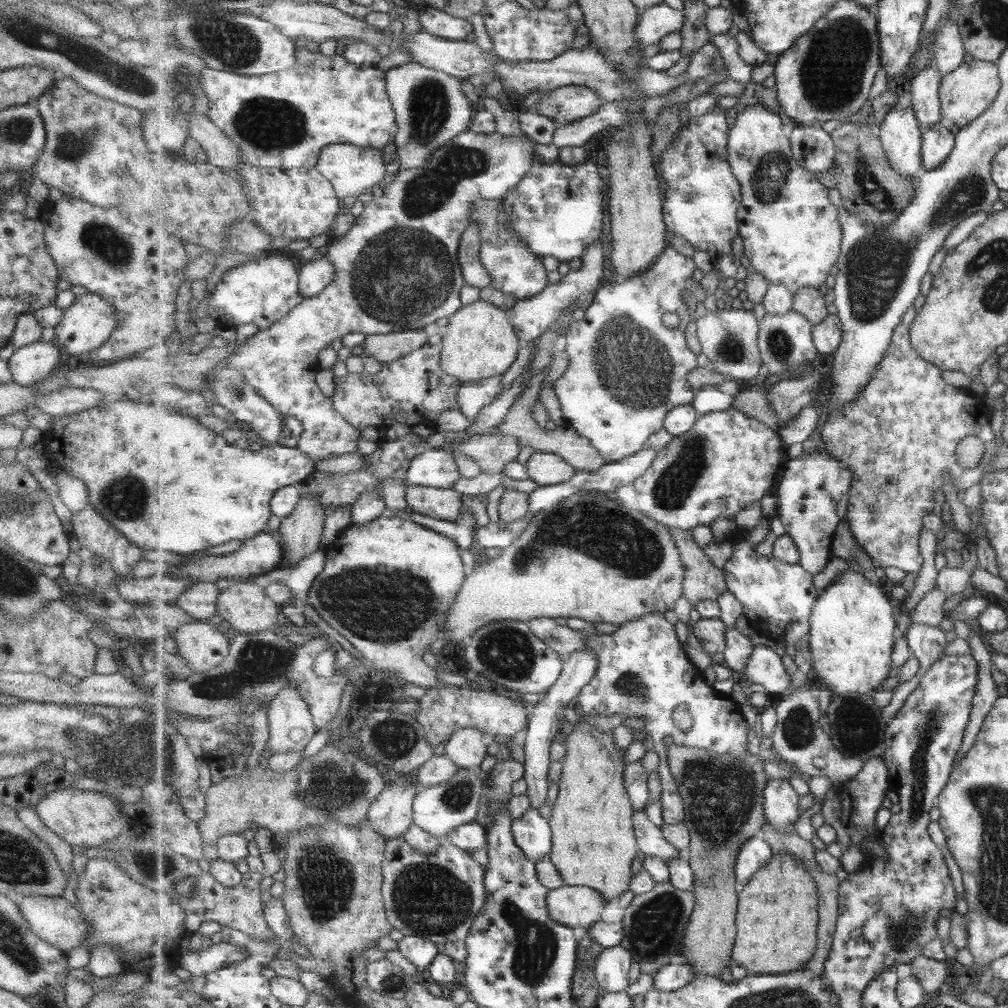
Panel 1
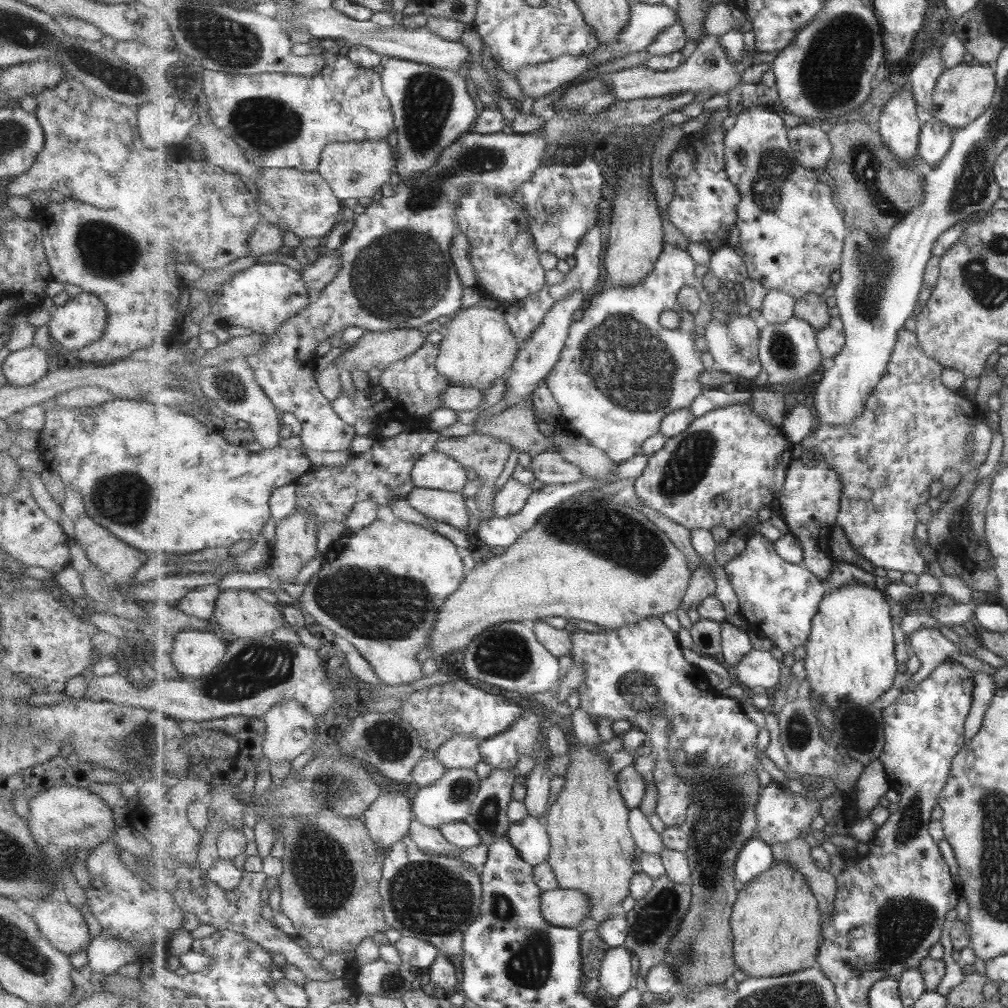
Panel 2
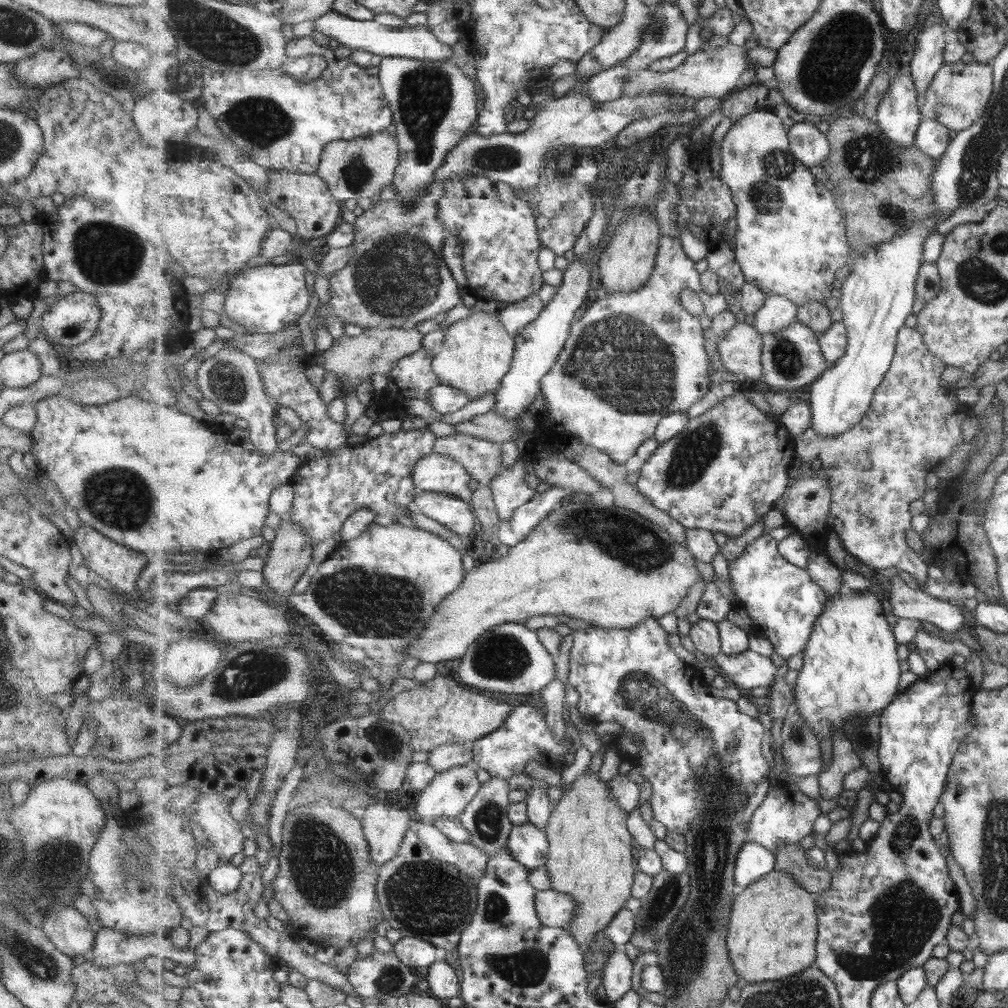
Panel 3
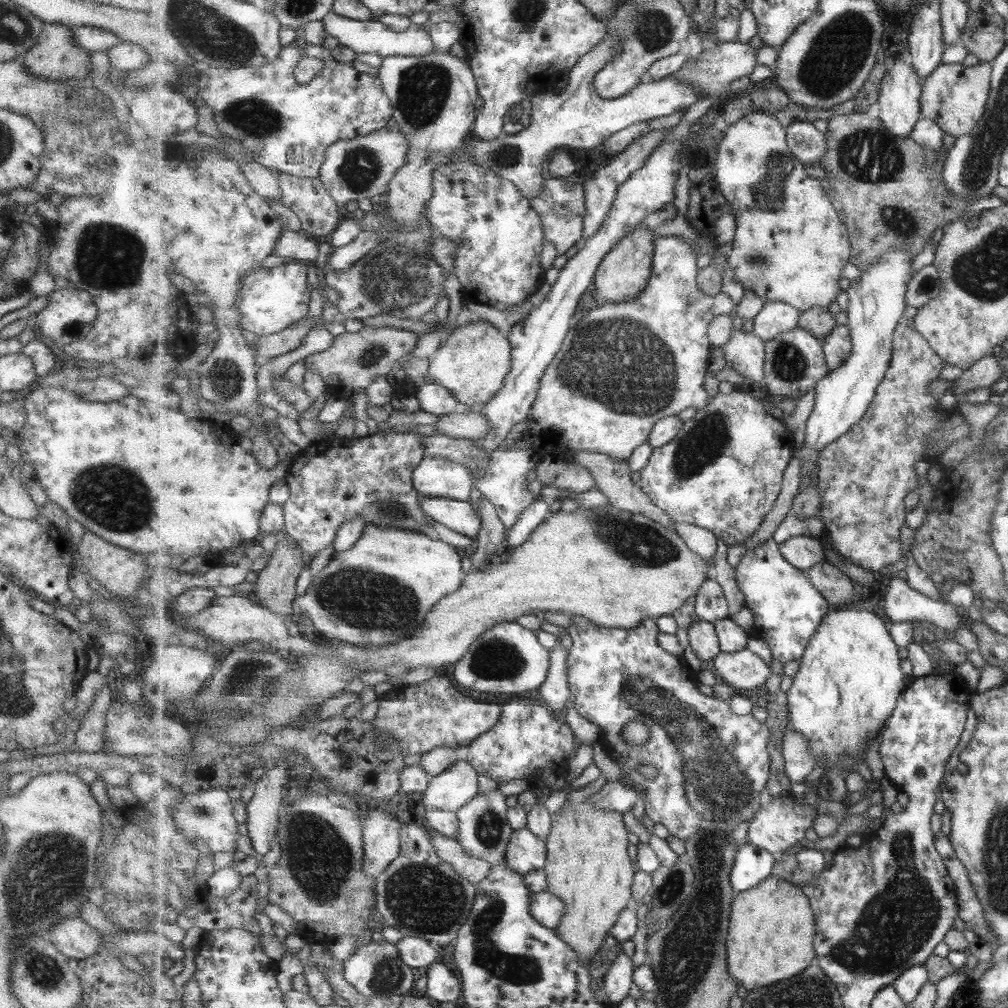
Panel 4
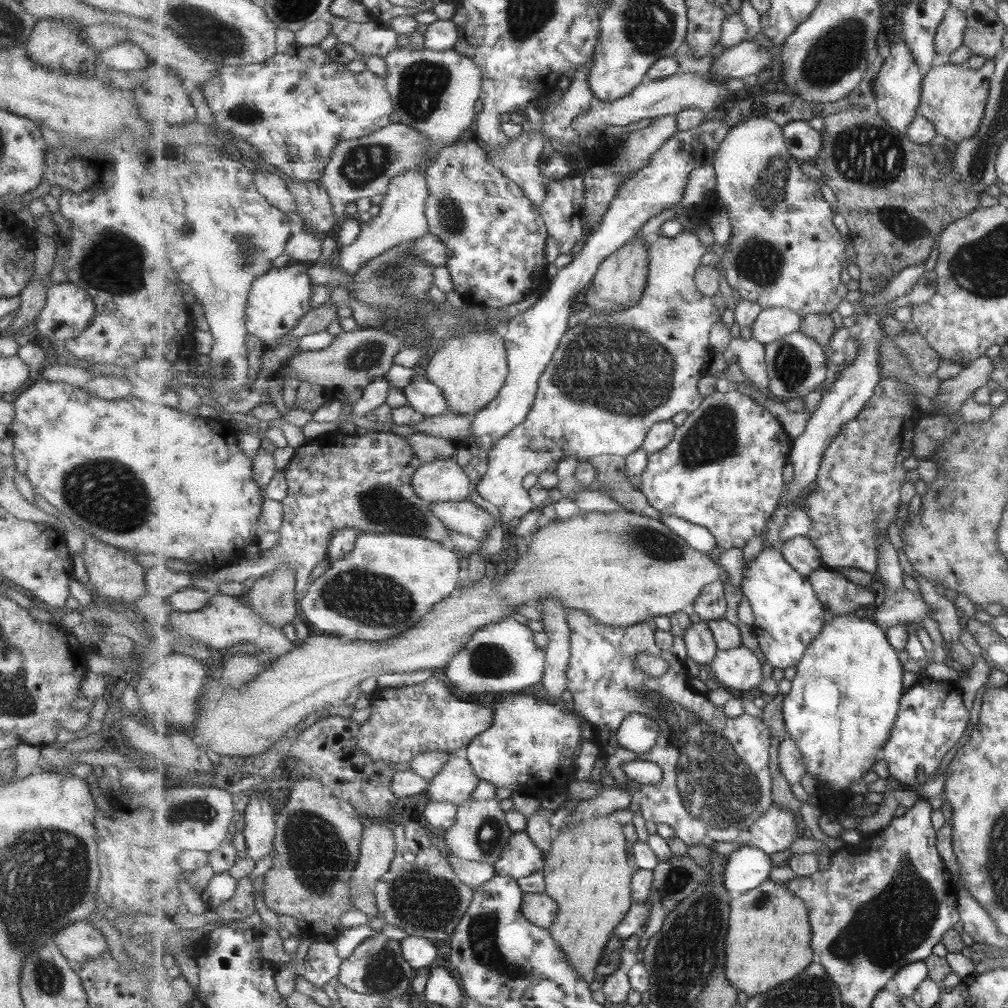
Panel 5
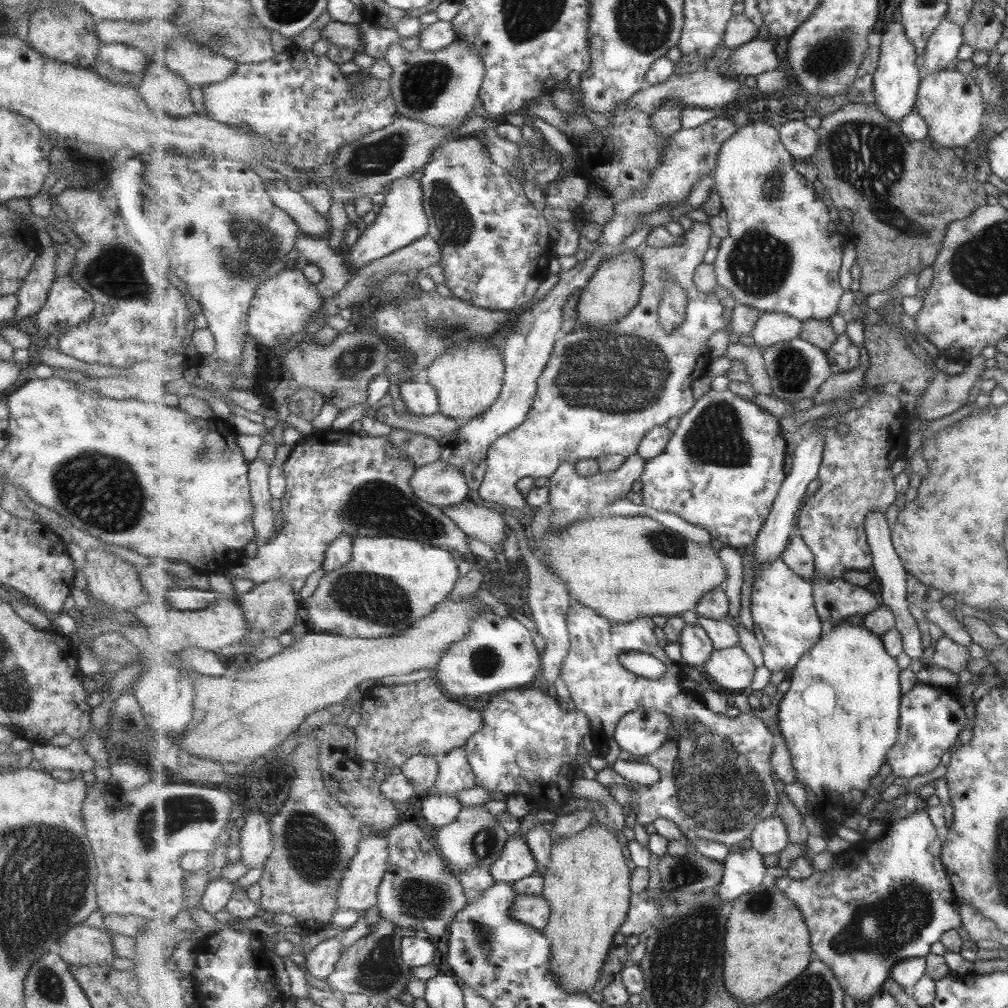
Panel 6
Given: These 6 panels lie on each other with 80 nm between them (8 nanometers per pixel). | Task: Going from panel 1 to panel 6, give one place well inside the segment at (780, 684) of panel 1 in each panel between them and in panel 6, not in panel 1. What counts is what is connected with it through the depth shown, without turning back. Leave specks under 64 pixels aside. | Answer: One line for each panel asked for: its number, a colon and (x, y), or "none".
2: (759, 668)
3: (750, 670)
4: (744, 670)
5: (738, 669)
6: (732, 669)

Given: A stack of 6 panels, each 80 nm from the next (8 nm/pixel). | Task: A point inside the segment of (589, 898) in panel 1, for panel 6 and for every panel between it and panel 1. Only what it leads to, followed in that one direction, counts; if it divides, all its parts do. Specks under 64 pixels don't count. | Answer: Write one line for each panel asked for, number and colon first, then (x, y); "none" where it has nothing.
2: (570, 908)
3: (556, 909)
4: (548, 909)
5: (540, 909)
6: (534, 910)

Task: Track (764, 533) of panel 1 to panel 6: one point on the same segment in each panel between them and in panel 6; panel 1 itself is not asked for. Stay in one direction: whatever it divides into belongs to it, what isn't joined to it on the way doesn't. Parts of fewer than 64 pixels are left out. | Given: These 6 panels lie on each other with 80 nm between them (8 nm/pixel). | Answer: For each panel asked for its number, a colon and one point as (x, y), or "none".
2: (783, 599)
3: (782, 599)
4: (788, 610)
5: (789, 617)
6: (787, 625)

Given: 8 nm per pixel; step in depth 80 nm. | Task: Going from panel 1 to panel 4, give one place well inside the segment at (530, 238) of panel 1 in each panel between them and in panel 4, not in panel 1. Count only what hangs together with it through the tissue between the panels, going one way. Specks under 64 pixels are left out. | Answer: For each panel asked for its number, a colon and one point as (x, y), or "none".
2: (562, 200)
3: (563, 201)
4: (562, 203)

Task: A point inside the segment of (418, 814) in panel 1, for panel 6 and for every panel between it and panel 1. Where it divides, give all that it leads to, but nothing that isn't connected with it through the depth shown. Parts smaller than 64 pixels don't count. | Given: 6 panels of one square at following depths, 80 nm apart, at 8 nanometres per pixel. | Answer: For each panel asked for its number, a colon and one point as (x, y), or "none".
2: (448, 800)
3: (448, 794)
4: (459, 784)
5: (456, 782)
6: (456, 773)

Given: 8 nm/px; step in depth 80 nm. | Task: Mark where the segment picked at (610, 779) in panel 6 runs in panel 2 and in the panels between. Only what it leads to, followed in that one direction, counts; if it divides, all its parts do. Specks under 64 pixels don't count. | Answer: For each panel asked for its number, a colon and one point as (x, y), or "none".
2: (638, 673)
3: (698, 752)
4: (714, 766)
5: (717, 783)

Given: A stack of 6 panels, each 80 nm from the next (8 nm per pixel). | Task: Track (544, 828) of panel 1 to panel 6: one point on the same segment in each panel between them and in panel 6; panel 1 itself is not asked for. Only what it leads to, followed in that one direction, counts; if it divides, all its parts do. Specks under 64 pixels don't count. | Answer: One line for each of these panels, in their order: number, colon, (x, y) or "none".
2: (530, 837)
3: (528, 845)
4: (526, 853)
5: (522, 858)
6: (516, 863)

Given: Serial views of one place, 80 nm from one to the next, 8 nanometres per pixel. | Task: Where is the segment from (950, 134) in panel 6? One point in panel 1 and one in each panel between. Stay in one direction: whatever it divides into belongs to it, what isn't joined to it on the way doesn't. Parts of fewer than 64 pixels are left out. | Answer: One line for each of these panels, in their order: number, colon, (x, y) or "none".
1: (965, 93)
2: (964, 92)
3: (957, 97)
4: (954, 96)
5: (954, 96)

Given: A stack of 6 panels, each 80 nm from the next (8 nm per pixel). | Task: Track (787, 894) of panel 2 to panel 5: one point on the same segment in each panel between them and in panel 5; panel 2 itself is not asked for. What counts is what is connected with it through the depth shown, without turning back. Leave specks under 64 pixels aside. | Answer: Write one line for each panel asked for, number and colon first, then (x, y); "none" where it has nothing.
3: (774, 925)
4: (772, 927)
5: (770, 942)

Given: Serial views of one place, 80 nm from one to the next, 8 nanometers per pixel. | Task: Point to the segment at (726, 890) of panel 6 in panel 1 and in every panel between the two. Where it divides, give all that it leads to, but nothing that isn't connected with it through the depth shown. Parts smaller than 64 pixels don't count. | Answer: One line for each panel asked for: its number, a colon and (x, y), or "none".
1: (756, 852)
2: (757, 857)
3: (754, 862)
4: (753, 865)
5: (747, 868)

